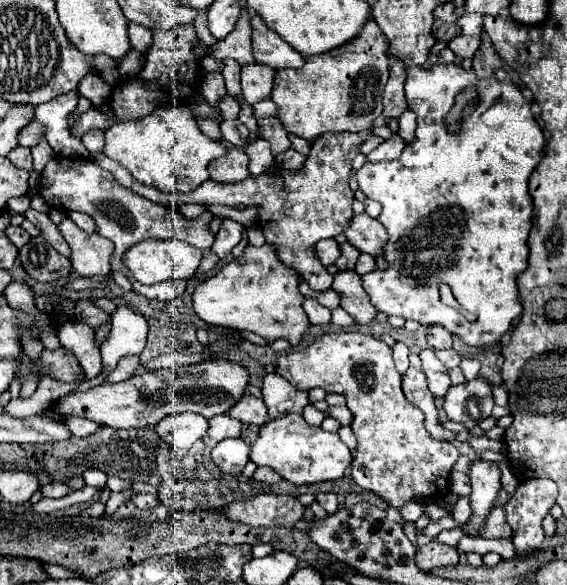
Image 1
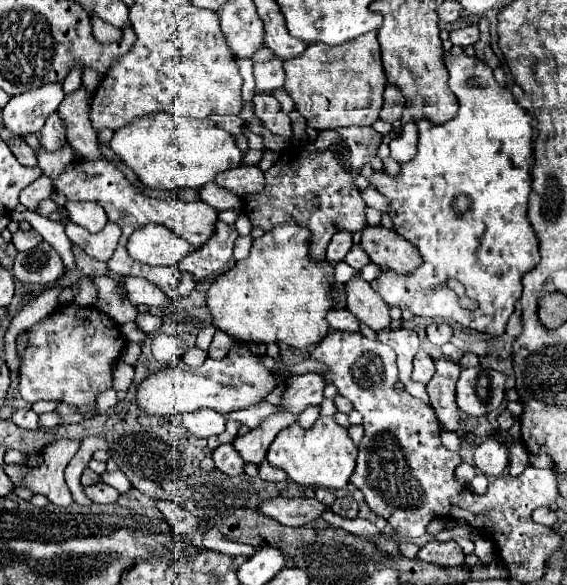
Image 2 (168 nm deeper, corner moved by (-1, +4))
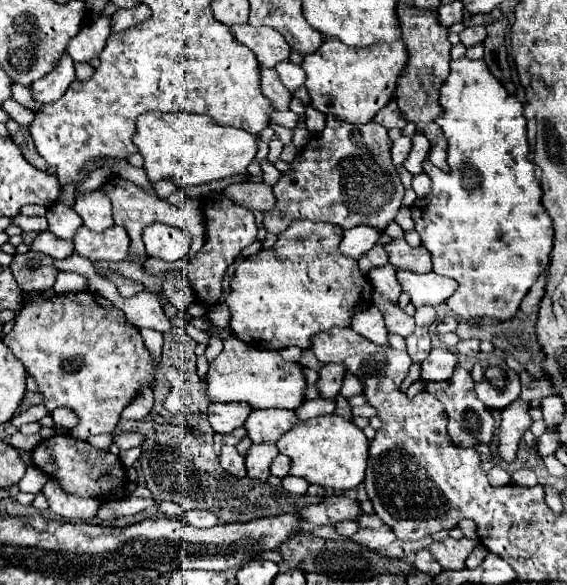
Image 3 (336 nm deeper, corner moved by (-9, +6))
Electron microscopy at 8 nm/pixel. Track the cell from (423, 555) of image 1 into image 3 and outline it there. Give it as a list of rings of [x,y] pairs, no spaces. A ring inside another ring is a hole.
[[[448,537],[444,541],[432,541],[430,553],[442,565],[442,569],[464,569],[464,561],[474,547],[476,541],[470,541],[466,537],[462,539]]]

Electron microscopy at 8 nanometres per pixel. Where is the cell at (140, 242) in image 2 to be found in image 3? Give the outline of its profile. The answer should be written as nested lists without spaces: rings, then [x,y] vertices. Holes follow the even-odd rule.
[[[154,223],[144,229],[144,247],[148,257],[174,263],[190,251],[190,237],[178,227]]]

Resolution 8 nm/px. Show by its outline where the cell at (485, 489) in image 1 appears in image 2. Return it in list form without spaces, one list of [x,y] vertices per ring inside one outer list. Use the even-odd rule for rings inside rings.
[[[484,439],[474,451],[474,465],[486,477],[502,475],[502,471],[508,465],[508,449],[506,449],[506,445],[498,443],[494,439]]]

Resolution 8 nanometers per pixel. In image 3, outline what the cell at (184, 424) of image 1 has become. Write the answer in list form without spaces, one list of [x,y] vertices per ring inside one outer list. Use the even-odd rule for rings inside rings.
[[[212,403],[210,405],[210,425],[218,433],[230,433],[244,425],[250,415],[250,405],[246,403]]]

